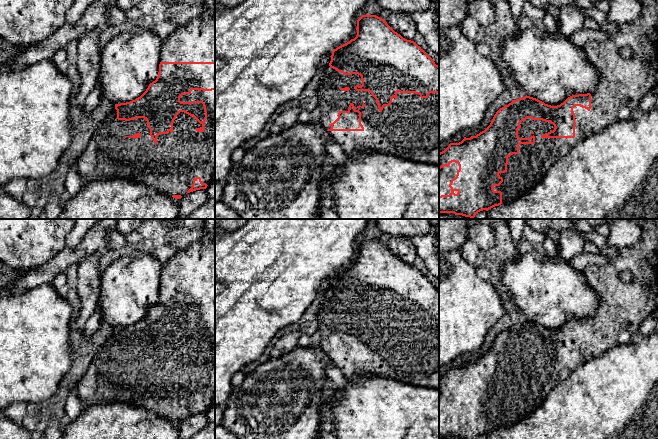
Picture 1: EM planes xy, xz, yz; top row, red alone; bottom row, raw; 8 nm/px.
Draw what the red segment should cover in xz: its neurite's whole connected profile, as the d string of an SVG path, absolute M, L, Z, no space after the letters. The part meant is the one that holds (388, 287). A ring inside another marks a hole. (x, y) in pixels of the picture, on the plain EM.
M362 239L356 254L354 263L329 278L331 285L317 312L320 347L347 381L371 376L439 389L439 290L414 265L403 262L376 239Z

